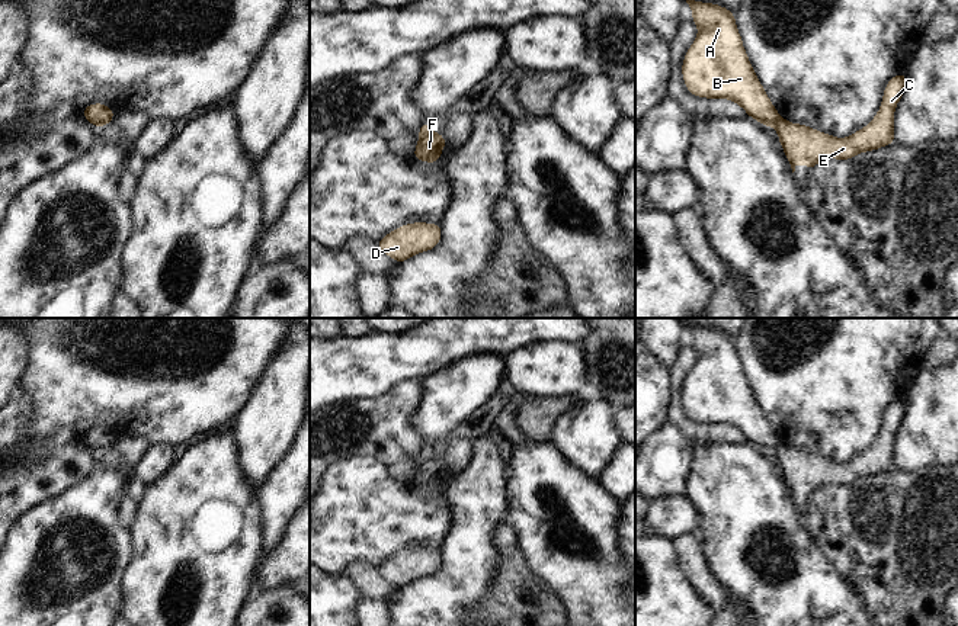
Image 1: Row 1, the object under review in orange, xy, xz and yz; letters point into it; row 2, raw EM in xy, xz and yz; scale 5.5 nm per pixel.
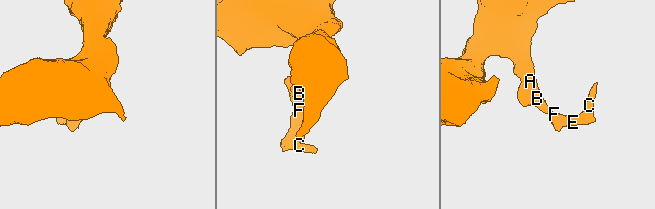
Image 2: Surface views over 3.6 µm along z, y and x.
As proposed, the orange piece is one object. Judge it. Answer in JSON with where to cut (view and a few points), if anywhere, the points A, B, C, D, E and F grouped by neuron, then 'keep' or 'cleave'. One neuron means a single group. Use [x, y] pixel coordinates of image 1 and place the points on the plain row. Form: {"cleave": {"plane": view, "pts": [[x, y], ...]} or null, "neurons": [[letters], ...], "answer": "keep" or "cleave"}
{"cleave": {"plane": "yz", "pts": [[778, 440], [771, 450]]}, "neurons": [["A", "B"], ["C", "D", "E", "F"]], "answer": "cleave"}

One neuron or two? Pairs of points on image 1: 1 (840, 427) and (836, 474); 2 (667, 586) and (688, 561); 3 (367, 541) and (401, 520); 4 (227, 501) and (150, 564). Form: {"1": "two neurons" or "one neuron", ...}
{"1": "two neurons", "2": "two neurons", "3": "one neuron", "4": "one neuron"}

